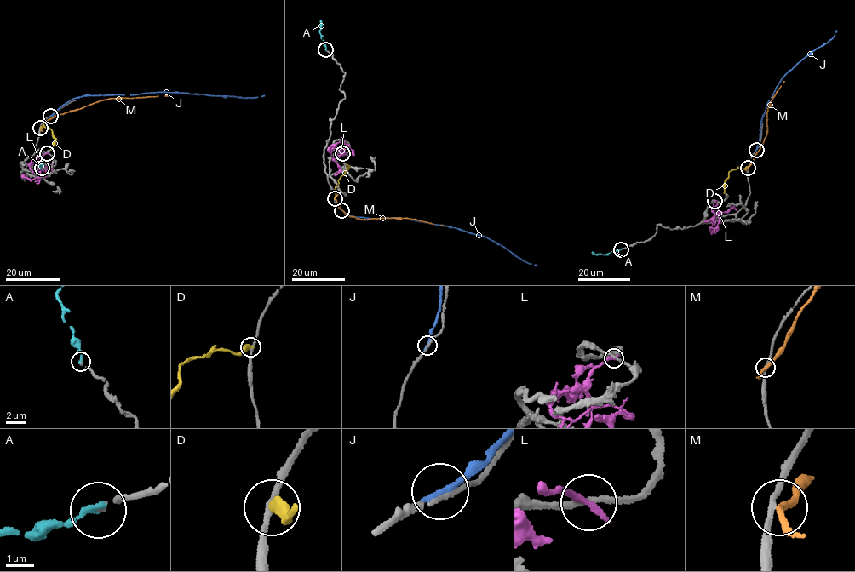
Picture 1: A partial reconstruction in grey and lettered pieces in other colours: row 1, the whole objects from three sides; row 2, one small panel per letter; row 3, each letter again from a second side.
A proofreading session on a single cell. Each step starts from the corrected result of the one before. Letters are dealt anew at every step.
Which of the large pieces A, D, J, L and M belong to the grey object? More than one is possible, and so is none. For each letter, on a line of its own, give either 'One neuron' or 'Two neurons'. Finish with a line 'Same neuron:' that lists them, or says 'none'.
A: One neuron
D: Two neurons
J: Two neurons
L: Two neurons
M: Two neurons
Same neuron: A

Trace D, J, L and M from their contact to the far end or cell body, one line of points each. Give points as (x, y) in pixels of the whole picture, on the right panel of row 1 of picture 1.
D: (748, 167), (728, 172), (724, 193)
J: (756, 150), (763, 115), (779, 82), (800, 60), (830, 39), (836, 30)
L: (714, 201), (714, 211), (719, 215), (719, 223), (710, 229), (711, 232), (717, 228)
M: (748, 168), (766, 137), (768, 108), (784, 81)

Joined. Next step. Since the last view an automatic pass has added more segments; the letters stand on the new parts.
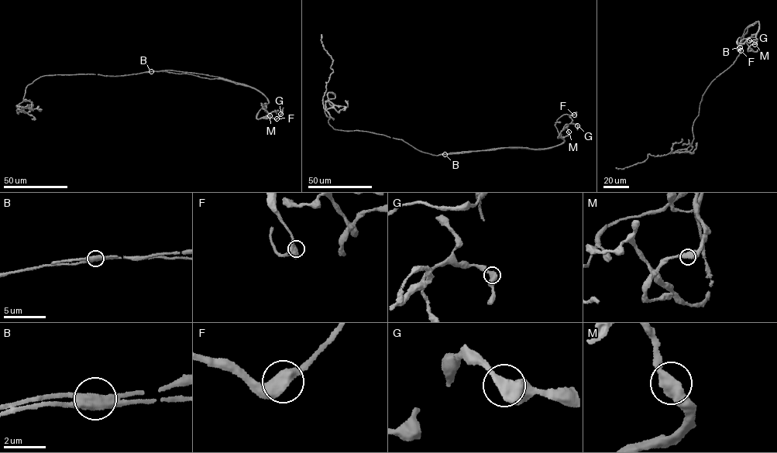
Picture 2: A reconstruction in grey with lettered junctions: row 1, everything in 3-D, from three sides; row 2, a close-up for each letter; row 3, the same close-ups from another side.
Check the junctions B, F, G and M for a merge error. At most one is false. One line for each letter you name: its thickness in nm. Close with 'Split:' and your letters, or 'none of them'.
B: Thickness 500 nm
Split: B

